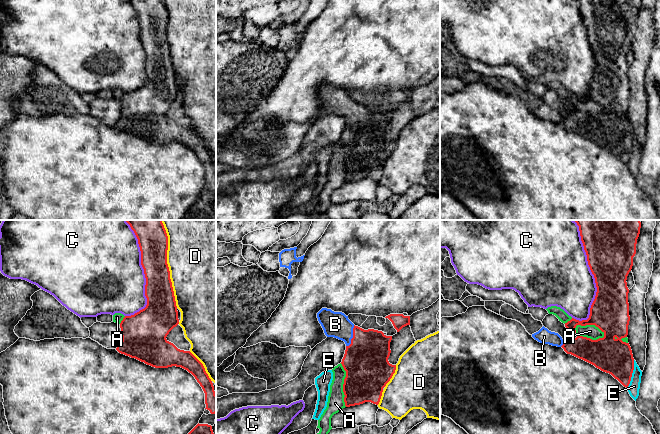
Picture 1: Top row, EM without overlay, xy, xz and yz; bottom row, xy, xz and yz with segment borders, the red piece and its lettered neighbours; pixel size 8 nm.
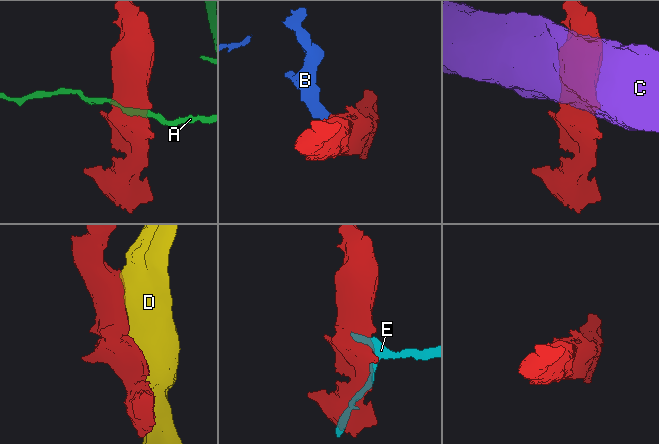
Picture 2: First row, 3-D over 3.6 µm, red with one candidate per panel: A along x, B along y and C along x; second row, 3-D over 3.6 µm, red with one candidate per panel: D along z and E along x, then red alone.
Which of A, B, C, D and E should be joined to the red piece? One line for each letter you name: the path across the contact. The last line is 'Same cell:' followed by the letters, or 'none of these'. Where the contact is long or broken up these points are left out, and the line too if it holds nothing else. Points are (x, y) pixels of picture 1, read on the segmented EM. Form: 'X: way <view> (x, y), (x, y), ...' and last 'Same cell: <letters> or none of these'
B: way xz (365, 361), (365, 349), (353, 336), (335, 324)
Same cell: B

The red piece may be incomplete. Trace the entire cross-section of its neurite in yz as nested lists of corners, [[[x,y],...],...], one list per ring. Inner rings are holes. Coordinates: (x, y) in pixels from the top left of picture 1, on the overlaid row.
[[[573,220],[579,226],[581,241],[587,255],[588,265],[595,278],[597,292],[595,299],[590,308],[590,315],[587,320],[576,320],[572,318],[565,323],[568,329],[568,334],[571,336],[576,333],[576,326],[595,325],[603,333],[604,337],[597,340],[592,340],[587,337],[577,336],[569,342],[564,342],[562,337],[555,332],[549,331],[544,326],[532,337],[540,343],[549,344],[552,346],[562,347],[567,354],[571,354],[579,359],[582,359],[603,372],[611,374],[617,379],[624,387],[628,387],[631,381],[632,373],[634,370],[634,358],[629,343],[623,342],[621,339],[628,335],[628,325],[630,321],[629,316],[629,303],[627,287],[627,276],[633,266],[633,257],[636,254],[637,239],[640,234],[641,222],[640,220]]]

